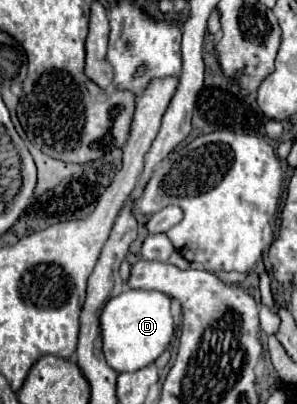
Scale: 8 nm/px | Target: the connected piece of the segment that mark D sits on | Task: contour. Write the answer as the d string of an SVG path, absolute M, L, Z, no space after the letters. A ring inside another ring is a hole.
M125 289L117 297L111 297L101 311L101 337L105 361L117 371L137 371L153 363L169 345L175 331L175 321L171 315L171 299L161 291L145 289Z

